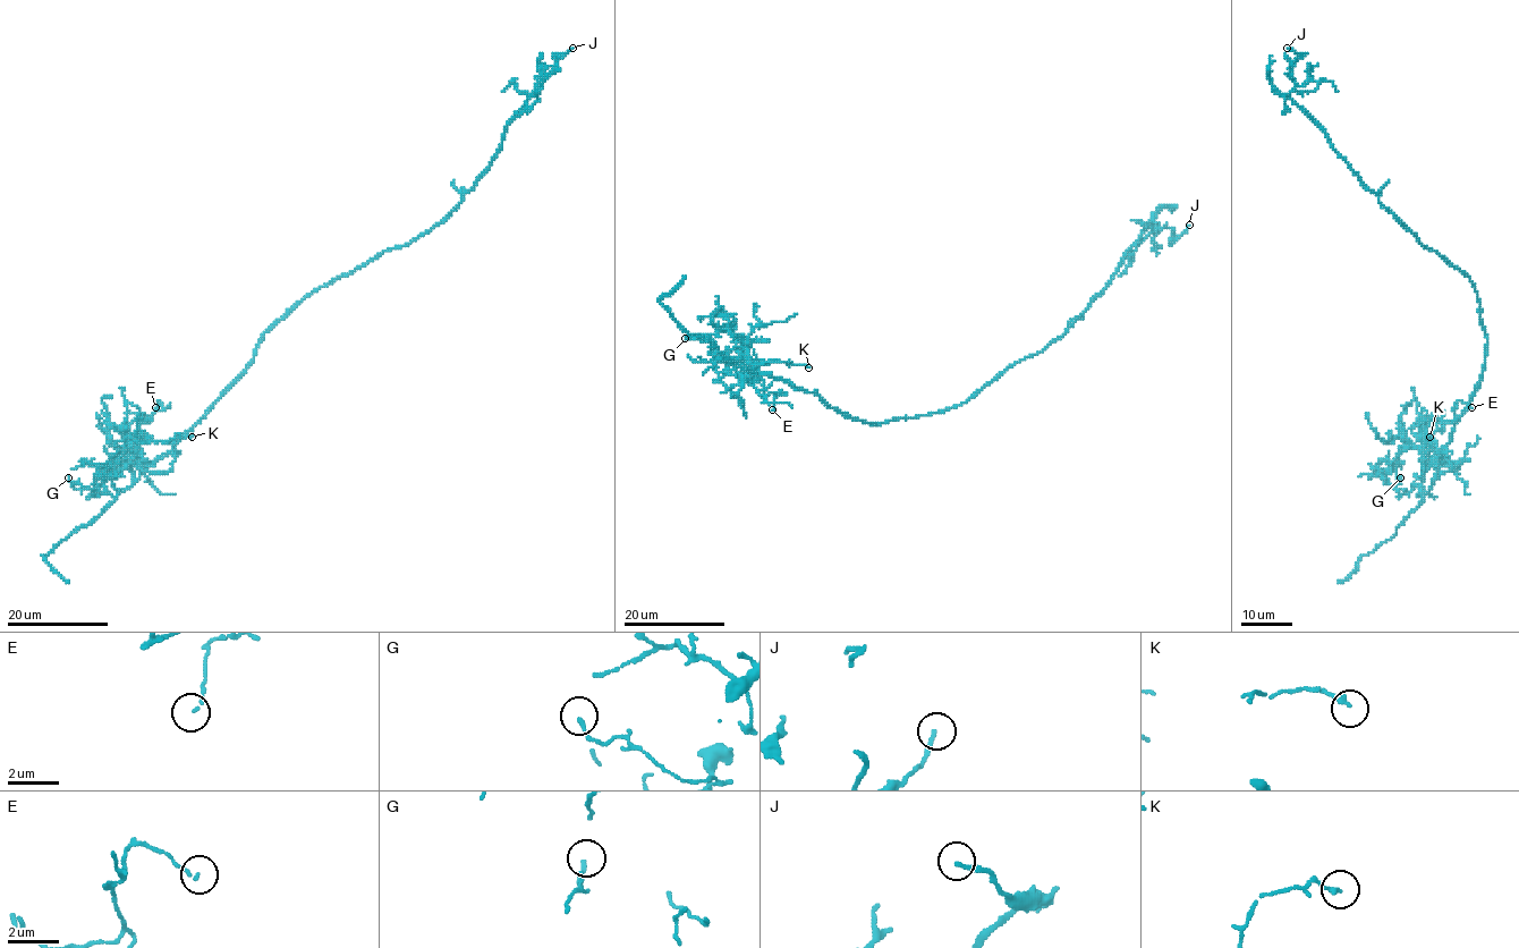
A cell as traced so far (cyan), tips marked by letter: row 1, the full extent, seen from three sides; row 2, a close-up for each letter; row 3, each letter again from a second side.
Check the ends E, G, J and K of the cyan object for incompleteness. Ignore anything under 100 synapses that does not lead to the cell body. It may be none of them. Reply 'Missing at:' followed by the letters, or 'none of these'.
Missing at: none of these

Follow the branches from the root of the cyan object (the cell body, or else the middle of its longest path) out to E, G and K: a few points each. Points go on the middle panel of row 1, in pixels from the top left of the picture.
E: (923, 416), (880, 424), (853, 420), (743, 362), (755, 367), (764, 395), (781, 392), (772, 409)
G: (923, 416), (880, 424), (853, 420), (783, 379), (721, 362), (709, 336), (685, 338)
K: (923, 416), (880, 424), (853, 420), (817, 395), (746, 365), (790, 362), (789, 366), (808, 367)

